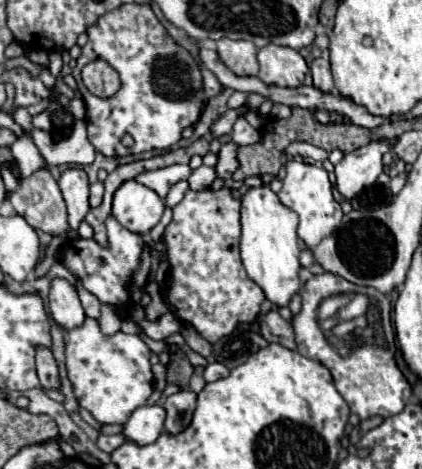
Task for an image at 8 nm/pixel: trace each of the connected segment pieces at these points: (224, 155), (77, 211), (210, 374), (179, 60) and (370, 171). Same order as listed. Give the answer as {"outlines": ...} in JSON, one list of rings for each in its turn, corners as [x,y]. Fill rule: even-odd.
{"outlines":[[[[227,142],[227,144],[223,144],[221,150],[219,150],[219,162],[217,162],[217,166],[215,166],[217,176],[229,180],[237,168],[239,168],[237,146],[235,146],[233,142]]],[[[81,168],[65,170],[63,176],[59,178],[59,188],[67,202],[69,226],[71,226],[71,230],[77,230],[79,224],[83,222],[85,214],[89,212],[89,200],[87,200],[89,198],[89,180],[87,180],[85,170],[81,170]]],[[[213,362],[213,364],[209,364],[209,366],[205,368],[205,382],[215,382],[215,380],[221,380],[221,378],[225,378],[227,374],[229,374],[229,370],[227,370],[223,364]]],[[[121,4],[119,8],[103,14],[97,24],[87,28],[87,44],[81,50],[81,56],[77,58],[77,66],[73,70],[73,76],[77,80],[79,92],[83,94],[85,106],[87,106],[87,130],[89,130],[89,140],[105,156],[127,156],[127,154],[141,154],[147,150],[165,150],[171,148],[181,140],[181,132],[187,126],[193,126],[199,120],[203,102],[199,100],[197,94],[203,94],[203,80],[201,80],[201,70],[195,62],[195,58],[175,40],[167,34],[167,30],[161,26],[157,16],[153,14],[149,4]],[[89,60],[105,60],[111,64],[113,70],[117,70],[121,88],[117,96],[111,98],[97,98],[93,96],[85,84],[81,82],[81,68]],[[131,134],[135,144],[131,148],[125,148],[121,144],[121,136]]],[[[399,138],[391,140],[373,140],[371,144],[357,148],[355,152],[347,154],[337,166],[337,190],[351,200],[357,196],[365,186],[373,186],[383,172],[383,154],[391,152],[393,144]]]]}

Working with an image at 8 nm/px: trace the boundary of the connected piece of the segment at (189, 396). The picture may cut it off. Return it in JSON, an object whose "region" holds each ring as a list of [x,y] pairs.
{"region":[[[179,390],[177,394],[169,396],[163,406],[167,410],[165,432],[177,434],[185,430],[191,424],[195,406],[197,406],[197,394],[193,390]]]}

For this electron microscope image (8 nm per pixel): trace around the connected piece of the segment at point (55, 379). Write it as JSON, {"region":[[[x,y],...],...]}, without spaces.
{"region":[[[37,348],[35,360],[37,360],[37,376],[39,376],[41,386],[47,390],[59,388],[59,372],[57,372],[57,364],[55,364],[51,350],[49,348]]]}

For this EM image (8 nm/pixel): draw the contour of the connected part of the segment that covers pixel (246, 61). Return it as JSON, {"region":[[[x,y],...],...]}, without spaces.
{"region":[[[219,40],[217,42],[219,58],[227,68],[237,76],[257,76],[257,48],[247,40]]]}

